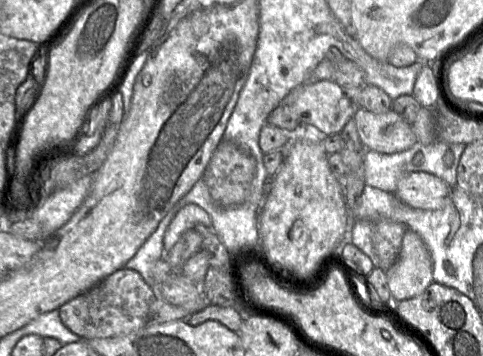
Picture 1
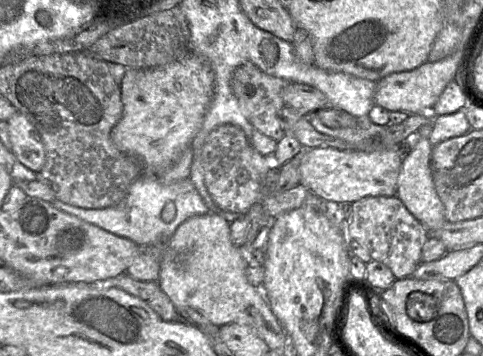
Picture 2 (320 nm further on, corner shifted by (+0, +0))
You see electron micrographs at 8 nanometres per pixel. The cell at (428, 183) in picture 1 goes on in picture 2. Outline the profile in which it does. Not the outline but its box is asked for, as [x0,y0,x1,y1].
[300,148,403,204]

